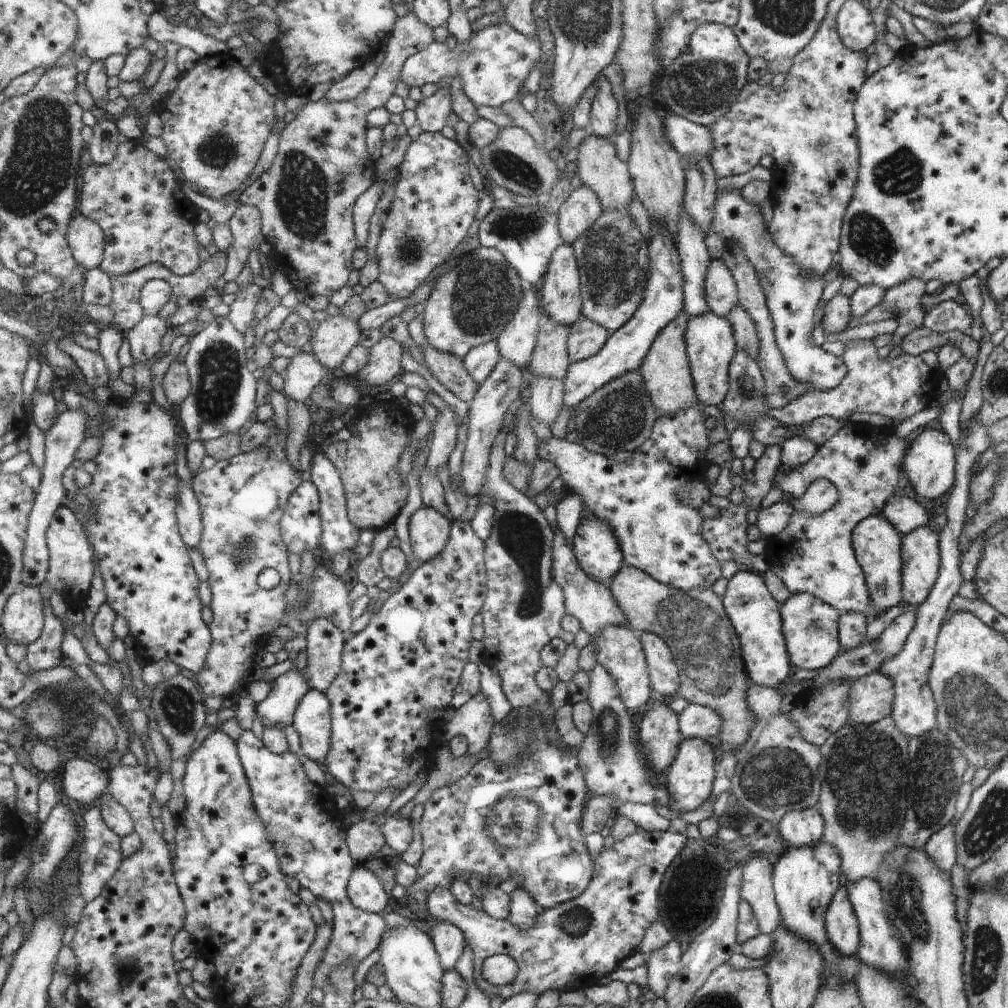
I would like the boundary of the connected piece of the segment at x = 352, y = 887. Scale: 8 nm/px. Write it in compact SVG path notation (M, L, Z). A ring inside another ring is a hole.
M357 865L349 884L349 894L356 906L370 914L384 913L390 906L388 894L380 877L368 865Z

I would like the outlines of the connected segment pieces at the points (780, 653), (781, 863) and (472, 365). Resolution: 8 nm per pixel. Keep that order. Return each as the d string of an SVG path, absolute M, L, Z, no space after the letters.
M750 569L735 573L728 579L727 589L723 595L723 607L736 629L736 634L739 635L744 666L752 683L776 689L789 680L795 668L790 662L782 632L780 605L768 592L762 575Z
M820 840L810 846L788 847L773 866L773 890L784 928L816 946L818 954L824 960L825 974L836 974L842 982L848 982L855 980L861 959L857 956L842 956L840 951L828 942L824 930L824 914L836 890L843 883L841 872L840 854L832 844Z
M490 341L472 349L466 356L464 362L468 372L474 376L478 384L484 384L494 374L498 368L503 354L501 353L499 342Z

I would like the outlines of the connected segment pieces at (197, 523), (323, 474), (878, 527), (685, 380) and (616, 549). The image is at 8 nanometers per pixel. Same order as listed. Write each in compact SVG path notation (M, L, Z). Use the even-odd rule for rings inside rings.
M182 480L182 494L180 494L180 506L176 510L179 515L179 525L184 542L197 552L201 552L202 536L204 536L204 520L201 504L195 491L186 480Z
M315 453L314 466L312 466L311 470L311 480L318 486L323 502L324 536L322 548L326 549L331 557L338 556L342 552L348 552L348 550L354 551L356 546L361 542L360 536L362 536L362 532L350 520L347 492L341 472L338 470L336 464L324 453Z
M880 514L859 522L851 539L856 558L866 578L870 610L878 617L902 602L902 535L895 525L890 524L890 521Z
M684 311L680 314L680 318L670 322L670 326L664 328L664 332L660 334L652 347L647 361L640 368L640 372L642 372L644 380L646 380L646 388L649 390L648 394L652 396L656 408L662 412L661 416L676 414L676 412L680 412L684 408L690 408L690 406L696 406L700 402L691 358L688 354L688 343L686 342L688 324L690 324L692 318L693 316L688 311Z
M584 516L574 540L576 556L590 578L607 585L627 562L616 530L598 516Z

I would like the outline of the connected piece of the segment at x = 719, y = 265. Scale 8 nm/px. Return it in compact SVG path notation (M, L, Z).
M722 258L711 260L704 288L708 308L714 314L726 318L728 312L739 305L739 290L736 288L735 277Z

